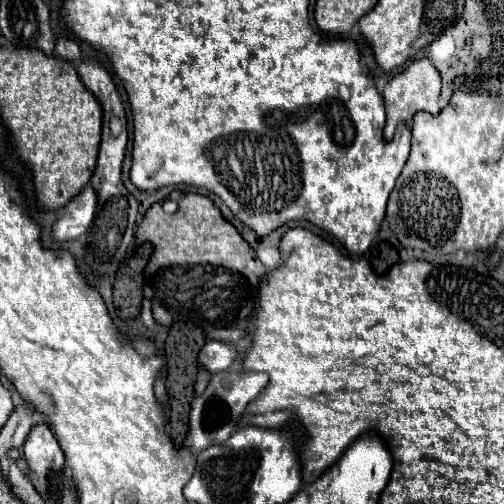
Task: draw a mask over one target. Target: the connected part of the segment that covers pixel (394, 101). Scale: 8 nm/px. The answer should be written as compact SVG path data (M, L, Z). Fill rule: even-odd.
M428 58L422 60L414 60L404 72L398 72L392 80L388 80L386 88L384 88L384 106L386 106L386 128L384 128L384 138L390 140L394 136L394 130L400 122L410 122L410 118L418 112L418 110L426 110L432 116L436 116L440 112L438 106L438 96L440 96L440 72L432 66L432 62Z

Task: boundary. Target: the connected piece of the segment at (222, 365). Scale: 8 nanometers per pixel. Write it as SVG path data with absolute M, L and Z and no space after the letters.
M210 340L200 350L198 362L204 364L210 374L214 374L218 370L230 368L232 362L234 362L234 358L236 358L236 348L232 344L220 342L220 340Z

